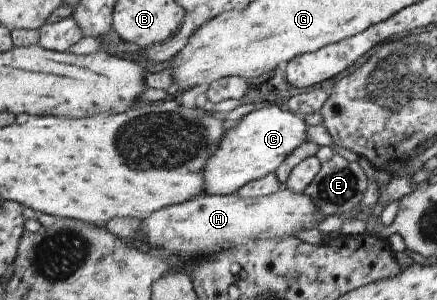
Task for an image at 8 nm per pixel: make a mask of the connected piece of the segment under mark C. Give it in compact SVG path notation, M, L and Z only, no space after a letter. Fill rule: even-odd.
M273 105L245 115L235 127L227 129L223 139L219 141L217 151L211 155L211 159L207 159L203 167L205 194L236 194L243 185L275 173L288 155L301 143L308 141L309 125L303 118Z

